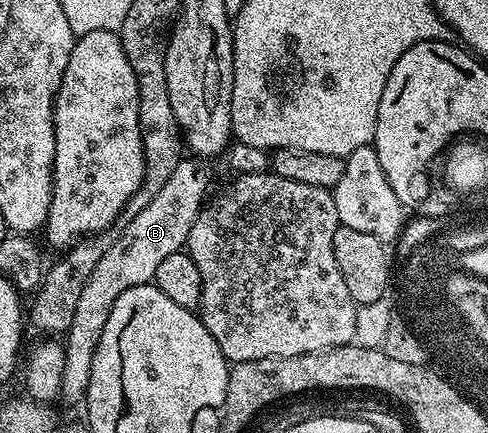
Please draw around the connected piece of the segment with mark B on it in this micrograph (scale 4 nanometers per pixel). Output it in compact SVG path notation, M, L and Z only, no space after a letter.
M182 157L181 162L175 164L175 172L171 172L163 188L159 188L159 193L151 199L151 204L147 204L135 220L128 222L120 231L121 235L118 233L103 256L99 256L99 264L95 264L95 272L87 276L87 284L83 284L83 292L75 306L75 316L63 336L65 363L60 401L80 403L84 399L91 380L95 348L99 348L99 336L103 336L115 300L119 300L127 288L150 285L159 264L163 264L167 256L186 249L191 224L195 224L195 216L207 198L205 189L209 186L209 170L204 165L208 166L200 157Z

